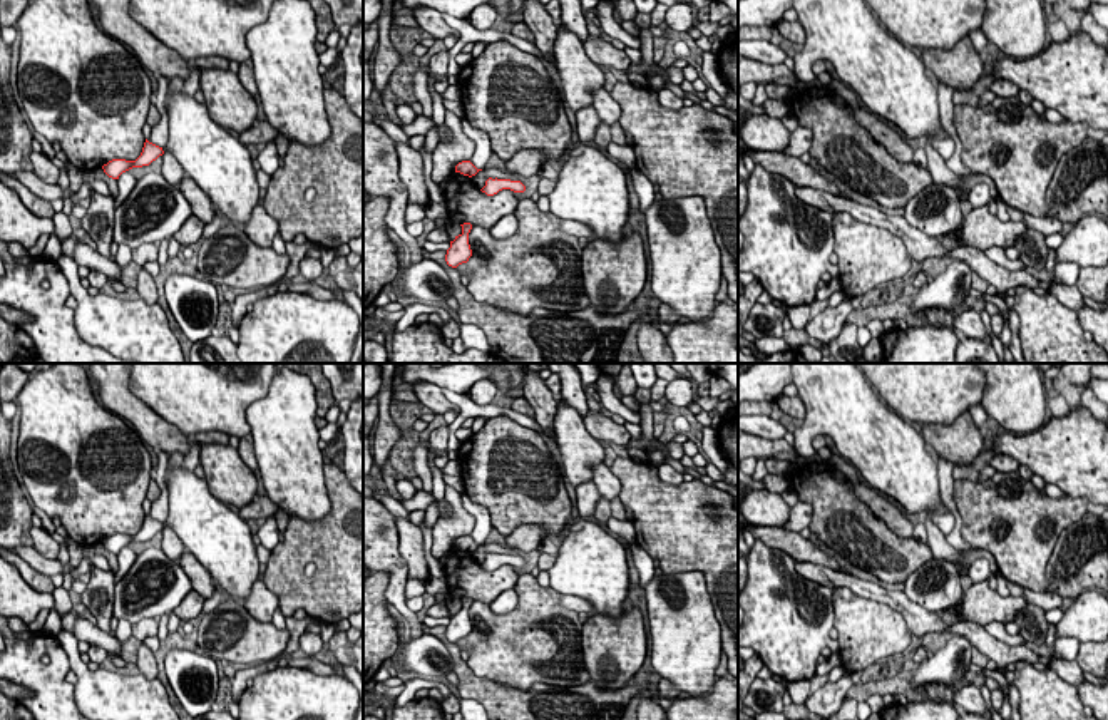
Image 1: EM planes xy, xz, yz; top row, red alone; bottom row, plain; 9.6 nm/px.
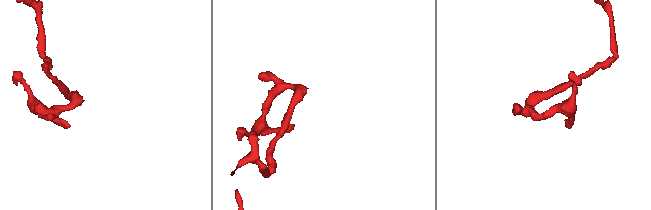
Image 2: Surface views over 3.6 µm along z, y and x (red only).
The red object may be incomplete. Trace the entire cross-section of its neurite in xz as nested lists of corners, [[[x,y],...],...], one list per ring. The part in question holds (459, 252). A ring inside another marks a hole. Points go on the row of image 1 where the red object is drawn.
[[[464,223],[462,233],[450,241],[450,248],[447,249],[445,261],[449,266],[457,268],[462,263],[467,263],[472,256],[472,249],[469,244],[469,233],[472,229],[470,223]]]

